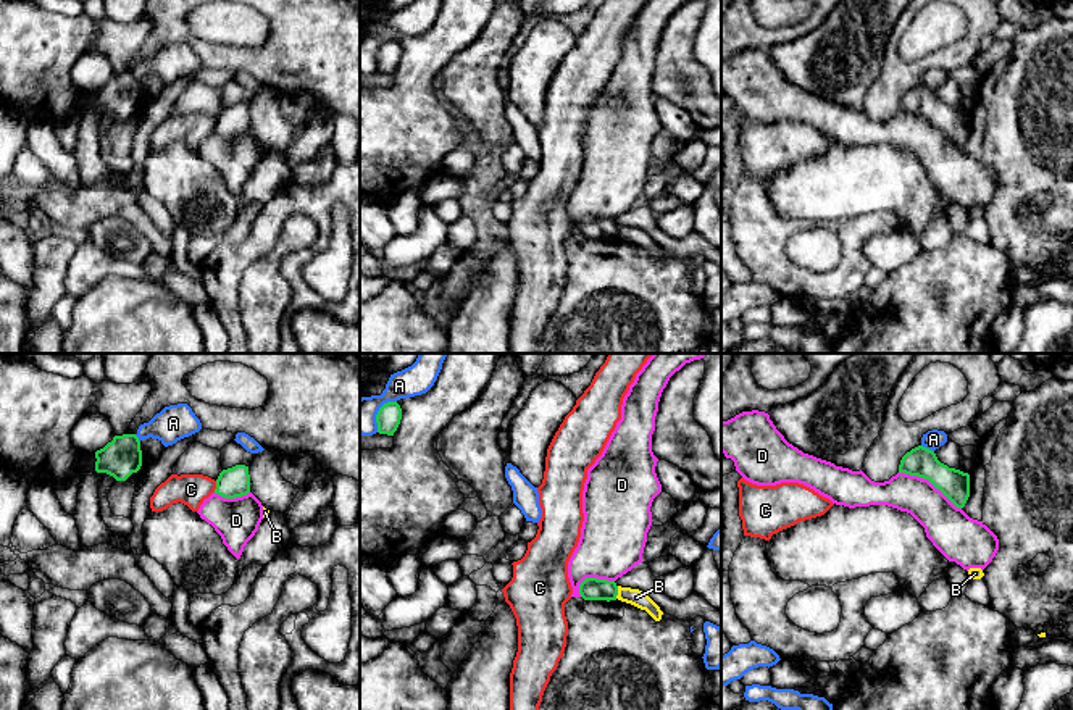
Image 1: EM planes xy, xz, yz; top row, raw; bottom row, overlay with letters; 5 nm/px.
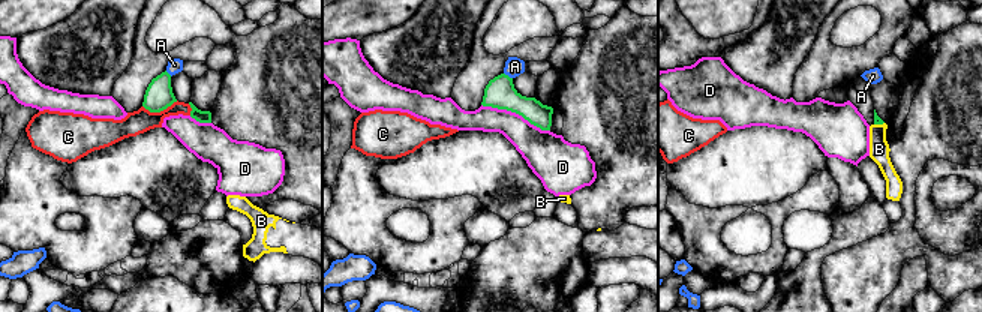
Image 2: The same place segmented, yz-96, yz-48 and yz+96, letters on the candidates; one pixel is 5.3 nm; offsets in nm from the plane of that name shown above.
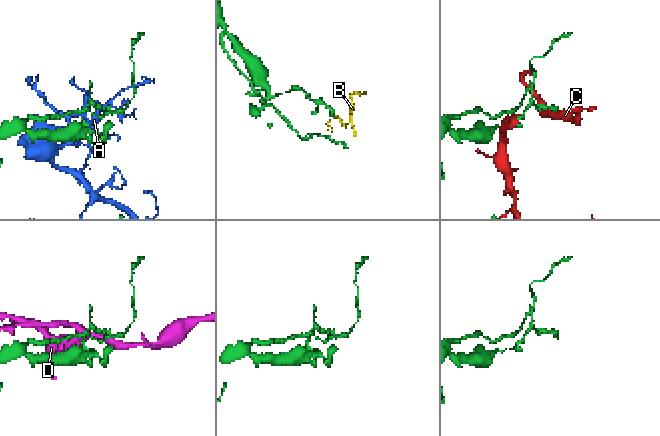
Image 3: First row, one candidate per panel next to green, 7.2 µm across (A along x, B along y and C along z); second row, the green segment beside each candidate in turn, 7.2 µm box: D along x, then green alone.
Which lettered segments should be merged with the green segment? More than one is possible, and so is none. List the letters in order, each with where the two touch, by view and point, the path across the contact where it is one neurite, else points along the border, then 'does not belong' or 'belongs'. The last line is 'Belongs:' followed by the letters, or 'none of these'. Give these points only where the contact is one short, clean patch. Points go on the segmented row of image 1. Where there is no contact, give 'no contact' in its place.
A: meets green in yz at (928, 449); does not belong
B: meets green in xz at (617, 593); border along xz (618, 586), (615, 597); does not belong
C: meets green in xy at (217, 486); does not belong
D: meets green in yz at (930, 481); border along yz (899, 471), (926, 478), (960, 509); does not belong
Belongs: none of these

